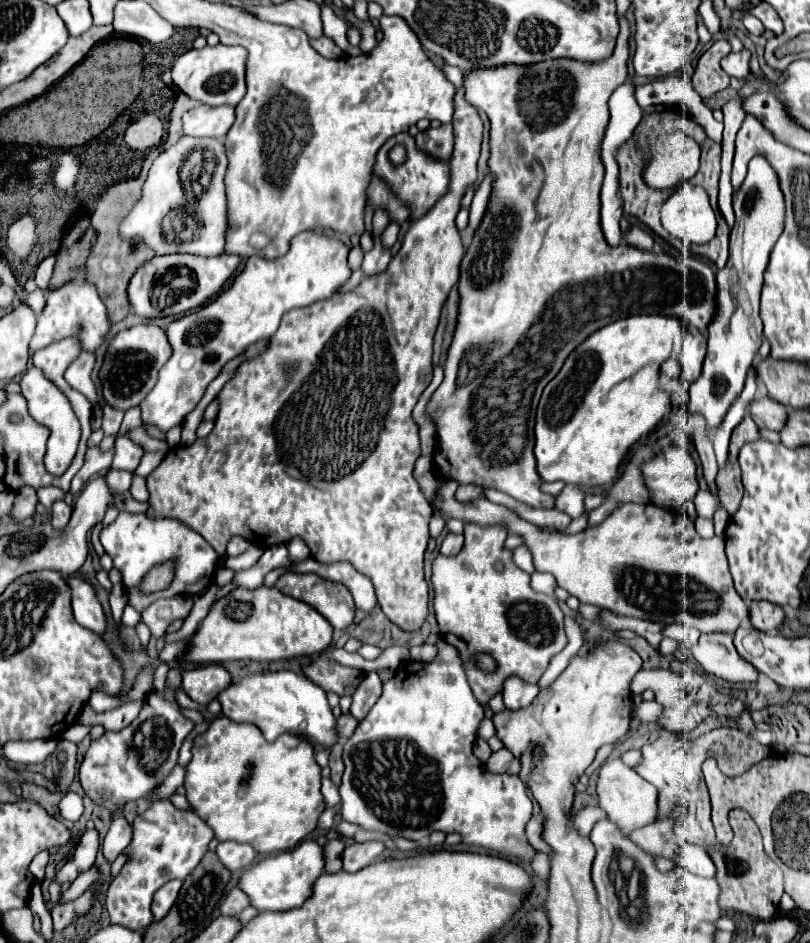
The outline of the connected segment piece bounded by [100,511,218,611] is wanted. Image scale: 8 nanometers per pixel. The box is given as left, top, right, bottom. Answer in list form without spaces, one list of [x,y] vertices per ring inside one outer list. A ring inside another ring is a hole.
[[[122,511],[114,523],[110,523],[102,529],[100,539],[102,539],[106,553],[112,557],[114,567],[122,573],[122,583],[126,587],[128,603],[136,611],[144,611],[150,603],[154,603],[156,599],[162,599],[162,597],[200,593],[202,589],[206,589],[212,583],[212,575],[218,565],[218,553],[208,545],[208,541],[204,541],[204,537],[200,537],[200,533],[196,533],[188,525],[182,525],[180,521],[168,519],[168,517],[148,517],[142,513]],[[166,561],[174,563],[172,583],[162,591],[144,593],[140,587],[142,587],[142,581],[144,581],[146,573],[150,571],[150,567],[164,565]]]

